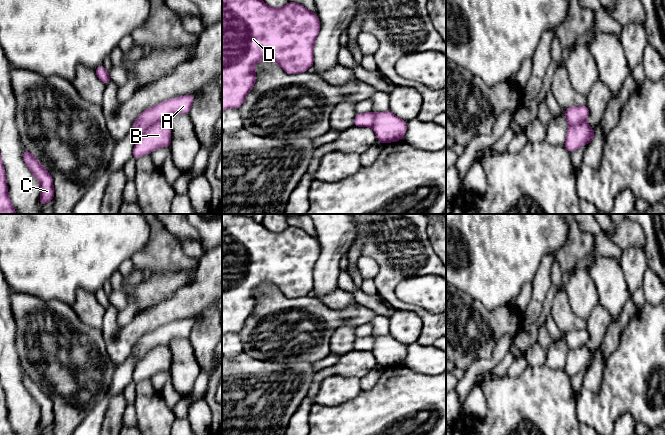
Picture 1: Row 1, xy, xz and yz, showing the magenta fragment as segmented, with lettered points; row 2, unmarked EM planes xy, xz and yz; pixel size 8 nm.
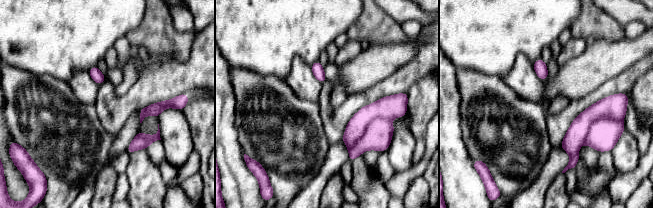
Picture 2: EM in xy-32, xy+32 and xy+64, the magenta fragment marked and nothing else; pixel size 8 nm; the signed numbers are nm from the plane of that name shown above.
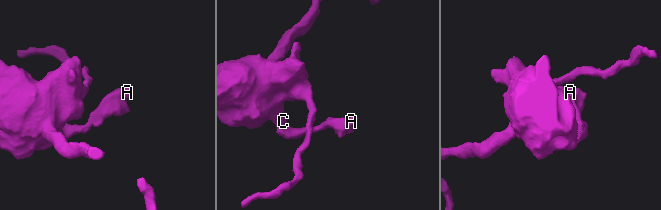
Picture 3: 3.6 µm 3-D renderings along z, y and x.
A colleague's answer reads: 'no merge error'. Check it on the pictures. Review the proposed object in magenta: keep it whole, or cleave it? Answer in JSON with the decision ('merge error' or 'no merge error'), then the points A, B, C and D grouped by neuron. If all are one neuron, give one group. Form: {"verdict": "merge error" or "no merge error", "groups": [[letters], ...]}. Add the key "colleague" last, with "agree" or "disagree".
{"verdict": "no merge error", "groups": [["A", "B", "C", "D"]], "colleague": "agree"}

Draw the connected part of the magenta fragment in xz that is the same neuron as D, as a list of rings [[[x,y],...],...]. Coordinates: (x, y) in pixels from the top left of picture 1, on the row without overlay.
[[[222,214],[222,335],[228,332],[239,333],[247,318],[254,312],[256,306],[256,288],[263,283],[272,283],[286,297],[297,298],[305,297],[308,292],[314,288],[314,268],[320,255],[320,244],[318,239],[309,235],[303,229],[296,226],[288,226],[282,232],[273,232],[268,230],[262,223],[257,223],[253,218],[245,215],[237,216],[235,214]]]

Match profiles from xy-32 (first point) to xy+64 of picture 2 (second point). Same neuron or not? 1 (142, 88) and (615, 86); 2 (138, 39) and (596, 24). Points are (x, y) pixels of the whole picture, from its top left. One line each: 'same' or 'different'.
1: same
2: same

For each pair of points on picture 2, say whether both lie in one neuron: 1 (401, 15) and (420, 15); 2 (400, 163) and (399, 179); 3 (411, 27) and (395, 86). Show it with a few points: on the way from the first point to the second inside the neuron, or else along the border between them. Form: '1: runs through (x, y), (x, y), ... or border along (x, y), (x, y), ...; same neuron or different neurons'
1: runs through (406, 15), (415, 15); same neuron
2: border along (412, 166), (396, 173); different neurons
3: border along (422, 27), (418, 35); different neurons

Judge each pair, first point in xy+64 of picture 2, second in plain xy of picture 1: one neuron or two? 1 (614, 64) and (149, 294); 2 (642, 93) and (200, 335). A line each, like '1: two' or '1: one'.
1: one
2: one

